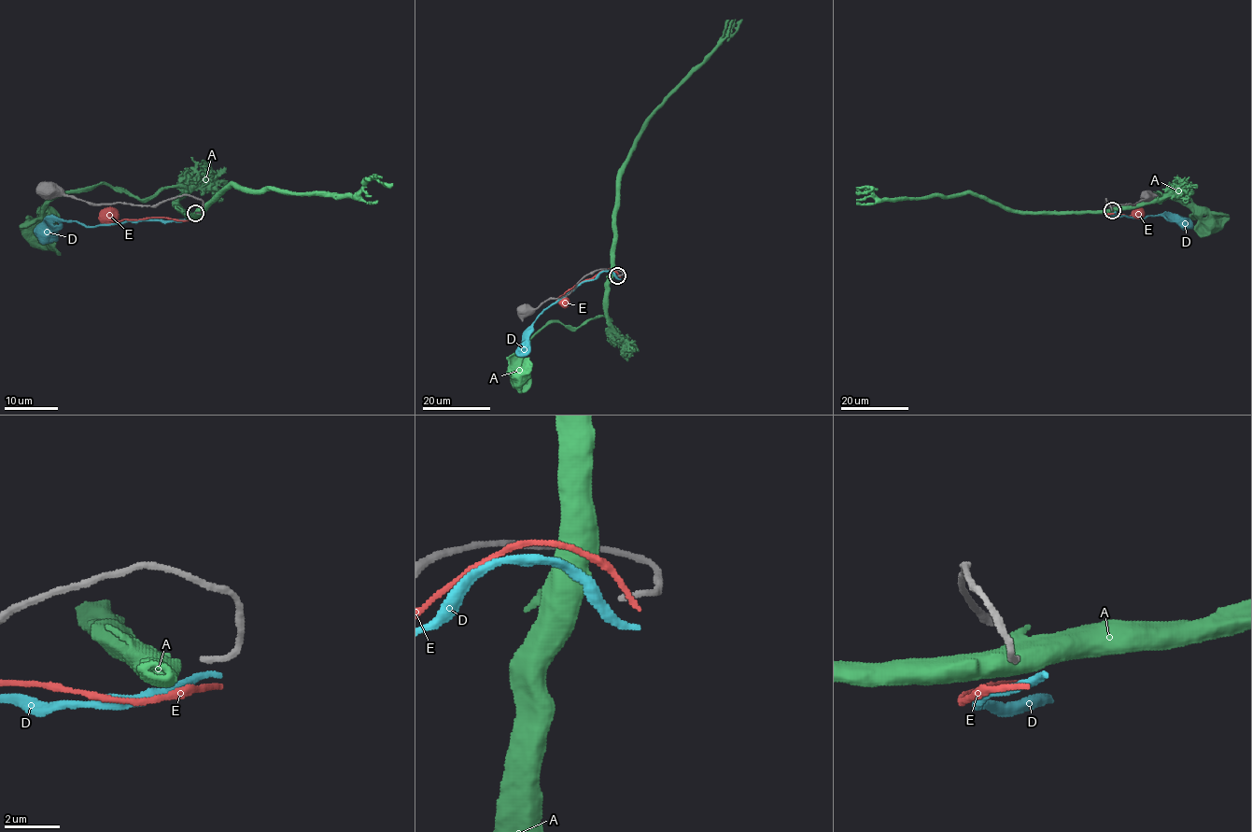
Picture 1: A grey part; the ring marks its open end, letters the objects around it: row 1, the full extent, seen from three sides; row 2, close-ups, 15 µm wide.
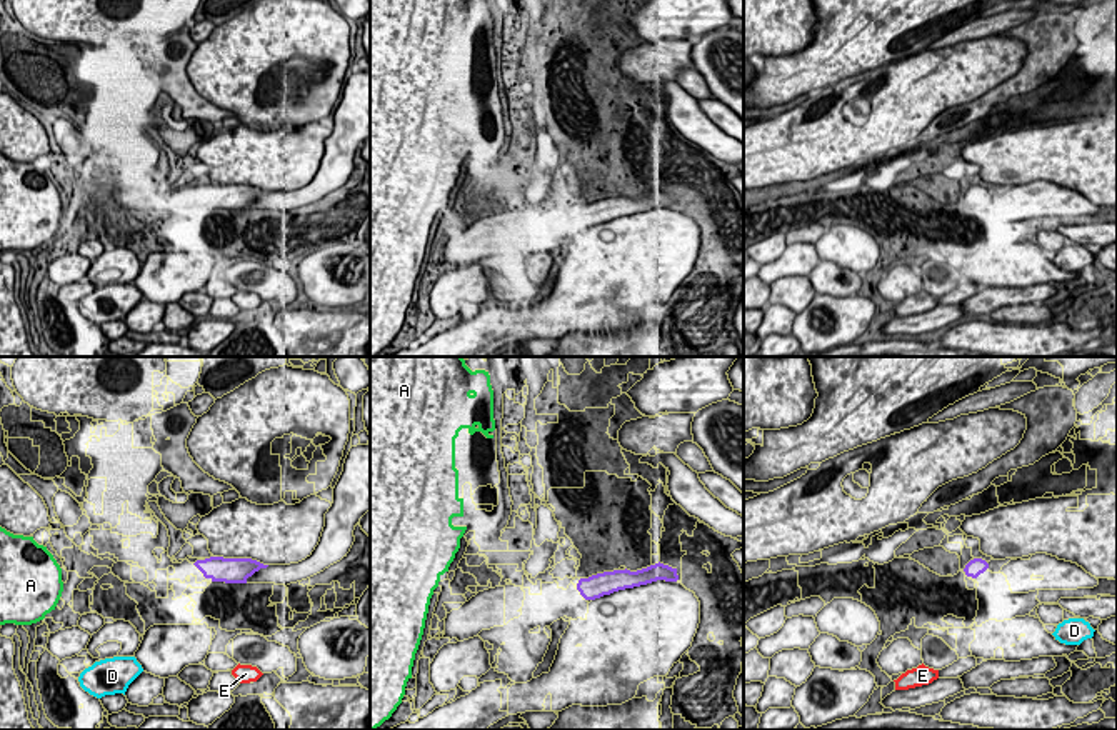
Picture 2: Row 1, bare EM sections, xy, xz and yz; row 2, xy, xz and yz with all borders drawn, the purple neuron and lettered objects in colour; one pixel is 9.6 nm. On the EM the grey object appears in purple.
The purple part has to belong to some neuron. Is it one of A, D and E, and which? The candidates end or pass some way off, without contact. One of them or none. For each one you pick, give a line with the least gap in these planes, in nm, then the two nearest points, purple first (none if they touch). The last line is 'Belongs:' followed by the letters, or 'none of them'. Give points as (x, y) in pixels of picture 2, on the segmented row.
Belongs: none of them

